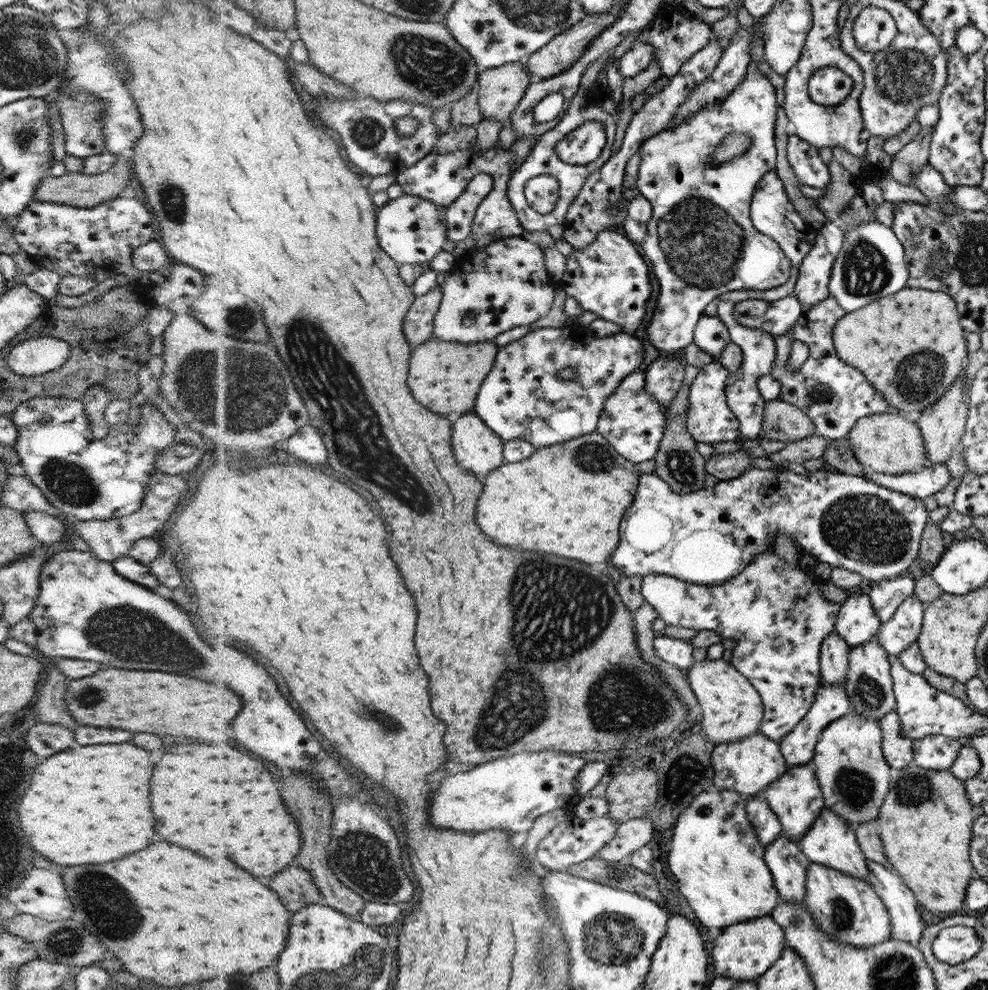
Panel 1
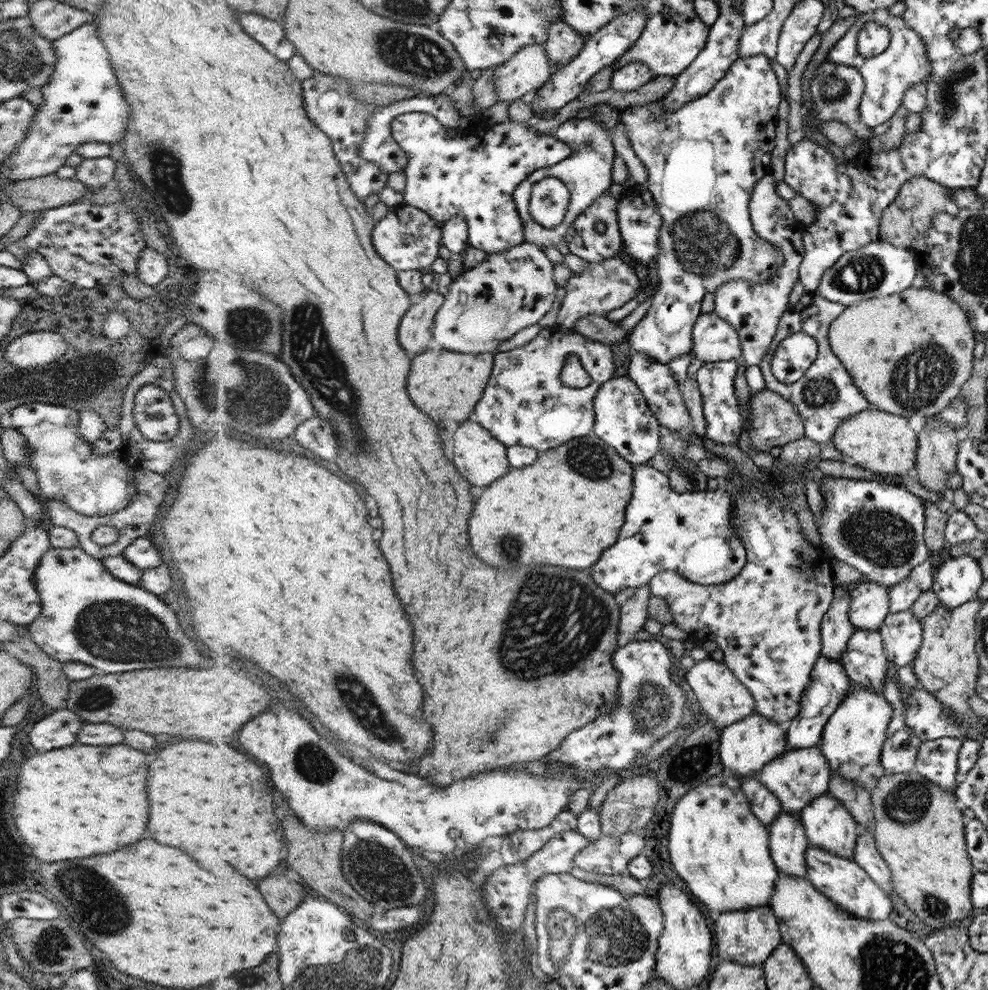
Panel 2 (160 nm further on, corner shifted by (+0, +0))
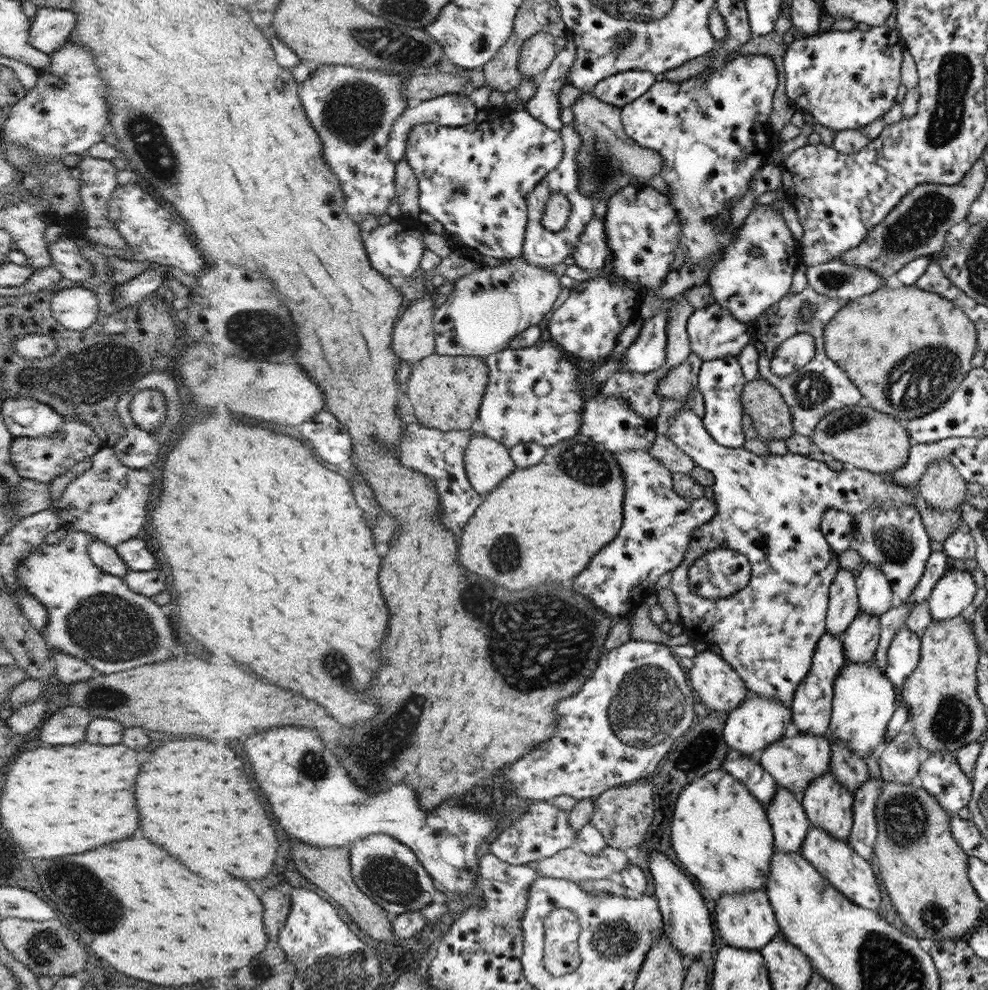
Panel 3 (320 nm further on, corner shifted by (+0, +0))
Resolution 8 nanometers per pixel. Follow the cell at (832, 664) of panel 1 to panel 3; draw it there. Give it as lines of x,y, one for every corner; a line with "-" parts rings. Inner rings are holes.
839,569
830,586
830,607
827,609
827,632
841,634
859,614
856,573

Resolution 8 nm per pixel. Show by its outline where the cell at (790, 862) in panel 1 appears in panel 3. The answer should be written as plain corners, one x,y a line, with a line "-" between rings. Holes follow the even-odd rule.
777,784
777,791
770,801
768,817
775,833
777,851
798,853
809,835
811,824
800,796

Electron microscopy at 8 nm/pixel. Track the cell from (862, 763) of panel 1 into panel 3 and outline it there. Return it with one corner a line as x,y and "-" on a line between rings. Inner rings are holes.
847,660
837,674
833,686
829,724
832,738
854,749
863,759
867,758
878,744
884,743
892,714
896,710
894,702
894,682
875,664

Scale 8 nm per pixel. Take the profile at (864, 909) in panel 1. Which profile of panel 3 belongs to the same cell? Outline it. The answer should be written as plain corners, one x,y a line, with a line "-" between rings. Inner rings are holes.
810,828
809,835
803,844
801,853
827,878
828,884
834,885
848,900
862,908
878,912
881,904
881,892
872,866
860,856
848,841
838,840
820,828

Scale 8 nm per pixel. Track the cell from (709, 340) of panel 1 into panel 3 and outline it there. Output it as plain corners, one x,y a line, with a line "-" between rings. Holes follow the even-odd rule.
716,302
706,308
696,309
688,318
687,330
690,349
703,362
730,356
737,357
751,343
750,328
734,320
730,312

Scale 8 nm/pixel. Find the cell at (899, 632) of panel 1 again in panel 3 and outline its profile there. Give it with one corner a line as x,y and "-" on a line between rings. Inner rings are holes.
904,625
899,628
887,650
885,675
902,687
918,666
921,649
921,637

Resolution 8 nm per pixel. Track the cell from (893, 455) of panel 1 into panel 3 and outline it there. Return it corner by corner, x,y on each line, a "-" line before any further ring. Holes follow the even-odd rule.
862,403
829,412
810,437
822,453
832,455
847,467
853,466
864,471
887,475
899,471
907,464
910,458
908,433
896,417
892,418
888,413

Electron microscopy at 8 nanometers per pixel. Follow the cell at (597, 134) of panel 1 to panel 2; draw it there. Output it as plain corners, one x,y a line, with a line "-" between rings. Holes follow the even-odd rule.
409,113
395,119
393,132
395,139
409,154
410,162
406,168
408,186
405,192
408,205
421,208
440,222
448,222
457,216
463,216
467,224
469,246
487,254
507,251
509,248
525,242
523,219
515,204
514,192
534,171
570,158
571,145
555,135
540,135
532,128
533,122
507,122
490,126
483,118
474,124
471,131
461,133
452,130
440,122
436,116
428,113

